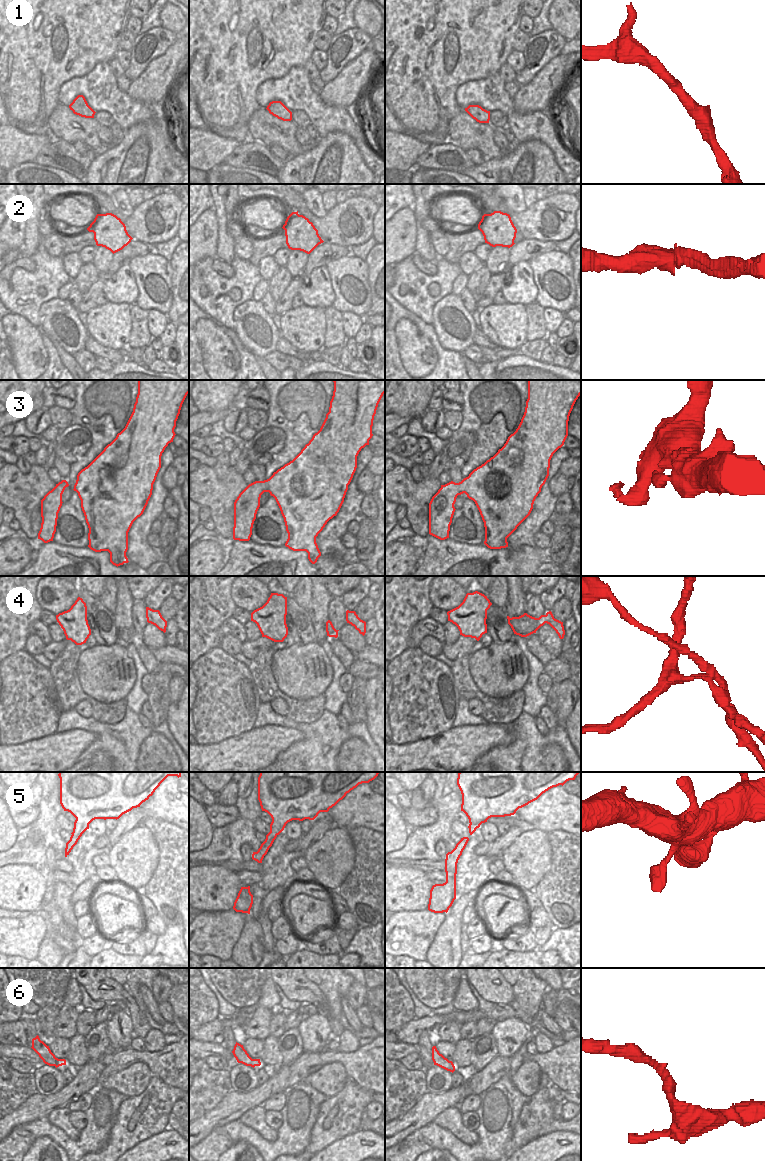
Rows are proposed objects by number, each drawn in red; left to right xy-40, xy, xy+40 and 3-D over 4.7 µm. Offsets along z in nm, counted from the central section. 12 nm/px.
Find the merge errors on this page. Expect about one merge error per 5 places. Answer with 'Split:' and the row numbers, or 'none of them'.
Split: 2, 4

